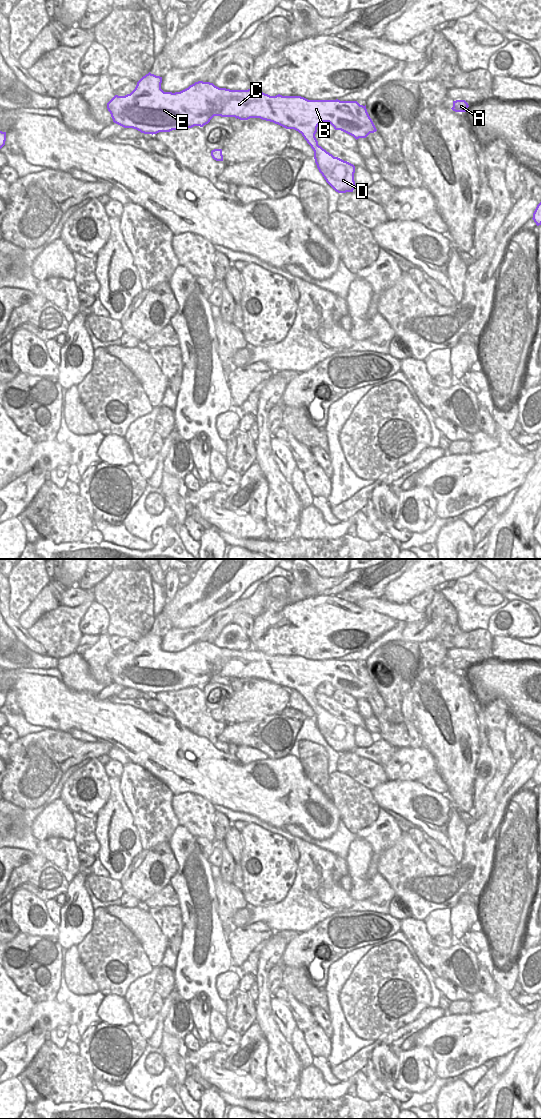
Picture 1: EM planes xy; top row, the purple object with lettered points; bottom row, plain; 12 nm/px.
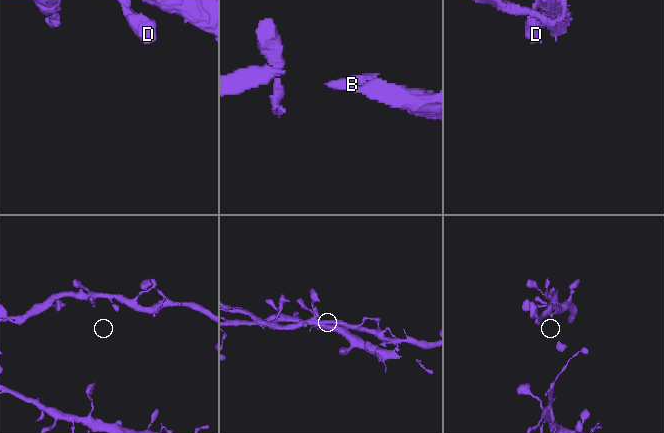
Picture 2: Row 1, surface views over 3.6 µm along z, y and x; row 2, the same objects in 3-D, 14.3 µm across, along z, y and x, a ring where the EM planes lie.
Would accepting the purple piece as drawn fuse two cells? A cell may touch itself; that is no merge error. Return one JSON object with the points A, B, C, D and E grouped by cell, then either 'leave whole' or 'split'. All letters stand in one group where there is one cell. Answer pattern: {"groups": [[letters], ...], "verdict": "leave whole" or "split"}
{"groups": [["A", "B", "C", "D", "E"]], "verdict": "leave whole"}

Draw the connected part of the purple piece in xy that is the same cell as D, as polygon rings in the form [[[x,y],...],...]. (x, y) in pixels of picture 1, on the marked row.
[[[151,74],[143,76],[135,89],[125,96],[115,95],[108,103],[107,109],[113,122],[124,127],[133,128],[144,134],[157,134],[192,128],[203,127],[214,116],[235,117],[240,120],[260,118],[278,124],[286,129],[294,129],[302,134],[314,151],[314,159],[319,172],[326,182],[338,193],[353,192],[355,166],[338,157],[334,157],[321,146],[315,137],[317,127],[329,122],[335,130],[341,130],[356,140],[366,138],[377,131],[370,118],[366,105],[357,101],[308,100],[301,96],[270,96],[256,89],[230,90],[219,88],[210,82],[198,81],[180,92],[164,92],[161,89],[162,77]]]

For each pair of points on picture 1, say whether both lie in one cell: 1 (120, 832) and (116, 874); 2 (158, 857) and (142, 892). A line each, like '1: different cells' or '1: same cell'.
1: same cell
2: same cell

